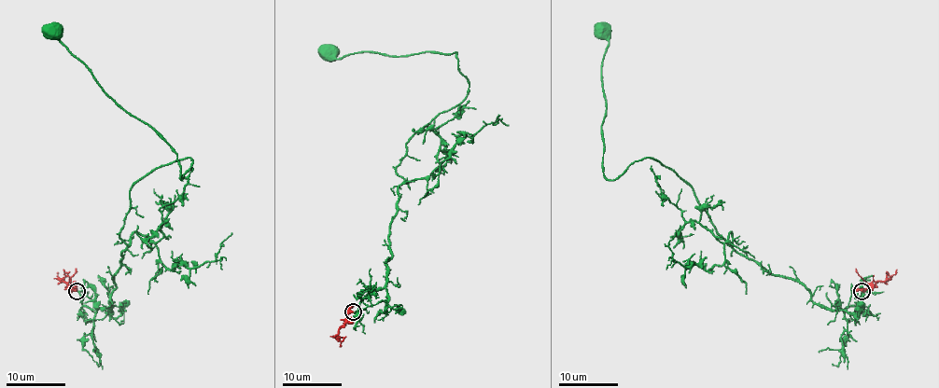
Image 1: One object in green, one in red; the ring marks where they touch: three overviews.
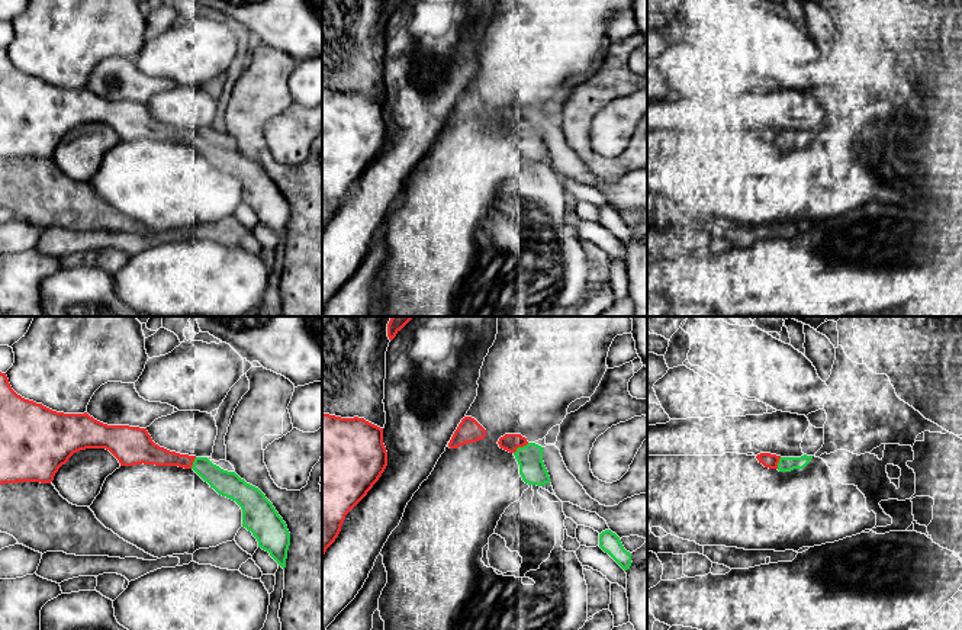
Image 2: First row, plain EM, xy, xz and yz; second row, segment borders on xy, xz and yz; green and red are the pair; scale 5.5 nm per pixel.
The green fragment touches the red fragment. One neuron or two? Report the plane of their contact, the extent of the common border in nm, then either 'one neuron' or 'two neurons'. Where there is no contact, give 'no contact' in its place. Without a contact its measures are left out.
contact in xz; length 110 nm; one neuron

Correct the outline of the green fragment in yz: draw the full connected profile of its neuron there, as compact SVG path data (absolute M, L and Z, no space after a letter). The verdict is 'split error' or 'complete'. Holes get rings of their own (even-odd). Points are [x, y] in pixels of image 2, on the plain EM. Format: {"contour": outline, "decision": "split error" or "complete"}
{"contour": "M760 128L756 131L759 138L769 144L778 144L779 147L791 147L794 144L804 144L813 134L813 131L801 132L781 132L770 128Z", "decision": "split error"}

